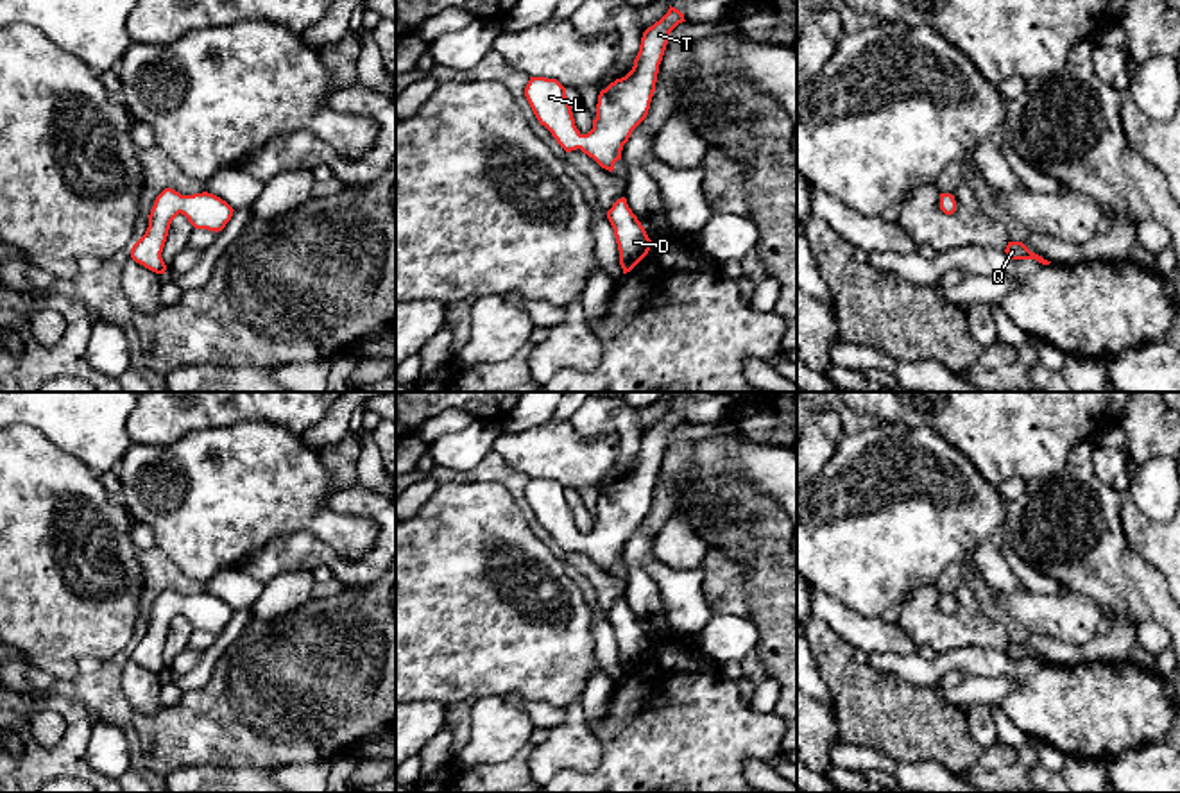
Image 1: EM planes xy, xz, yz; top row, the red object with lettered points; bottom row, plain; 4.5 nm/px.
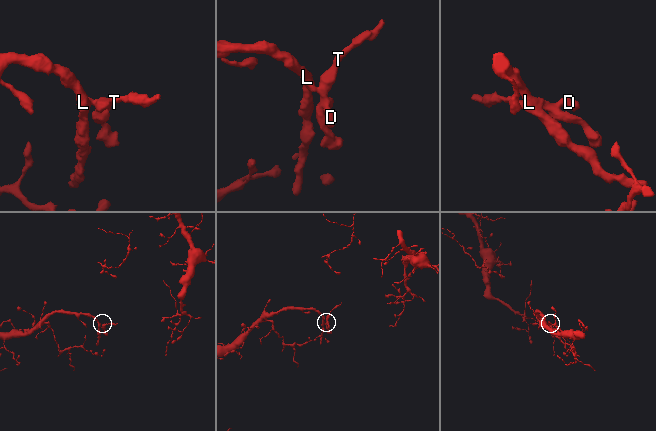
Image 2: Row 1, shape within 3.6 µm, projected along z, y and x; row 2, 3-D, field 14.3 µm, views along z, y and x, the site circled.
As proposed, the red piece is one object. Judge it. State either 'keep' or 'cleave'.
keep

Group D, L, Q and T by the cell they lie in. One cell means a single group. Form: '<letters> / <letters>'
D L Q T

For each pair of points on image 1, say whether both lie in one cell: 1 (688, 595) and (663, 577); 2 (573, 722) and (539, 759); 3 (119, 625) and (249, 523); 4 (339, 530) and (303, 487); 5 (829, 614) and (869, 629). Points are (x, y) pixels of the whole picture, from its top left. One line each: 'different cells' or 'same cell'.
1: same cell
2: same cell
3: different cells
4: same cell
5: same cell

